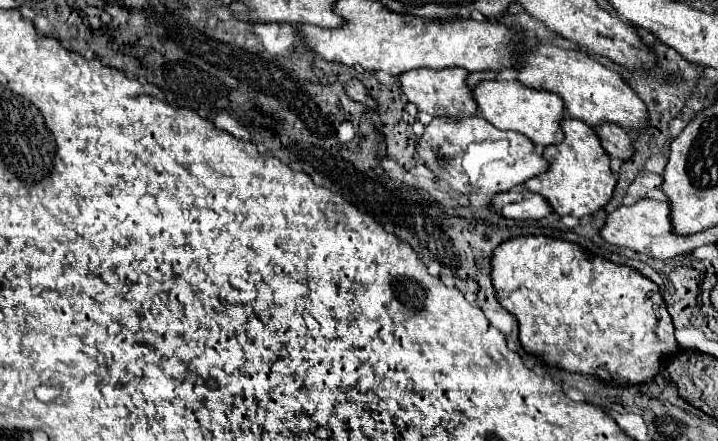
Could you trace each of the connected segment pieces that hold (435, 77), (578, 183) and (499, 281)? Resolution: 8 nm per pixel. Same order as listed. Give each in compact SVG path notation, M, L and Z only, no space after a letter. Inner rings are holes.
M446 67L442 71L436 69L414 69L414 71L406 71L400 75L400 91L406 95L406 99L410 103L416 105L418 111L424 111L432 117L452 117L452 119L460 119L460 117L470 117L478 111L476 101L472 99L472 91L466 85L466 77L468 71L460 69L460 67Z
M562 119L560 127L564 131L564 141L558 145L548 145L542 153L542 157L550 163L550 169L526 181L524 187L526 191L542 195L558 217L572 215L582 219L584 215L596 213L610 201L616 185L616 175L612 173L610 159L590 125L578 119Z
M542 235L504 241L494 251L492 281L500 305L518 319L524 351L540 357L550 367L594 375L608 385L640 385L650 383L660 373L664 361L682 351L674 339L672 319L658 285L632 267L586 253L576 243Z

